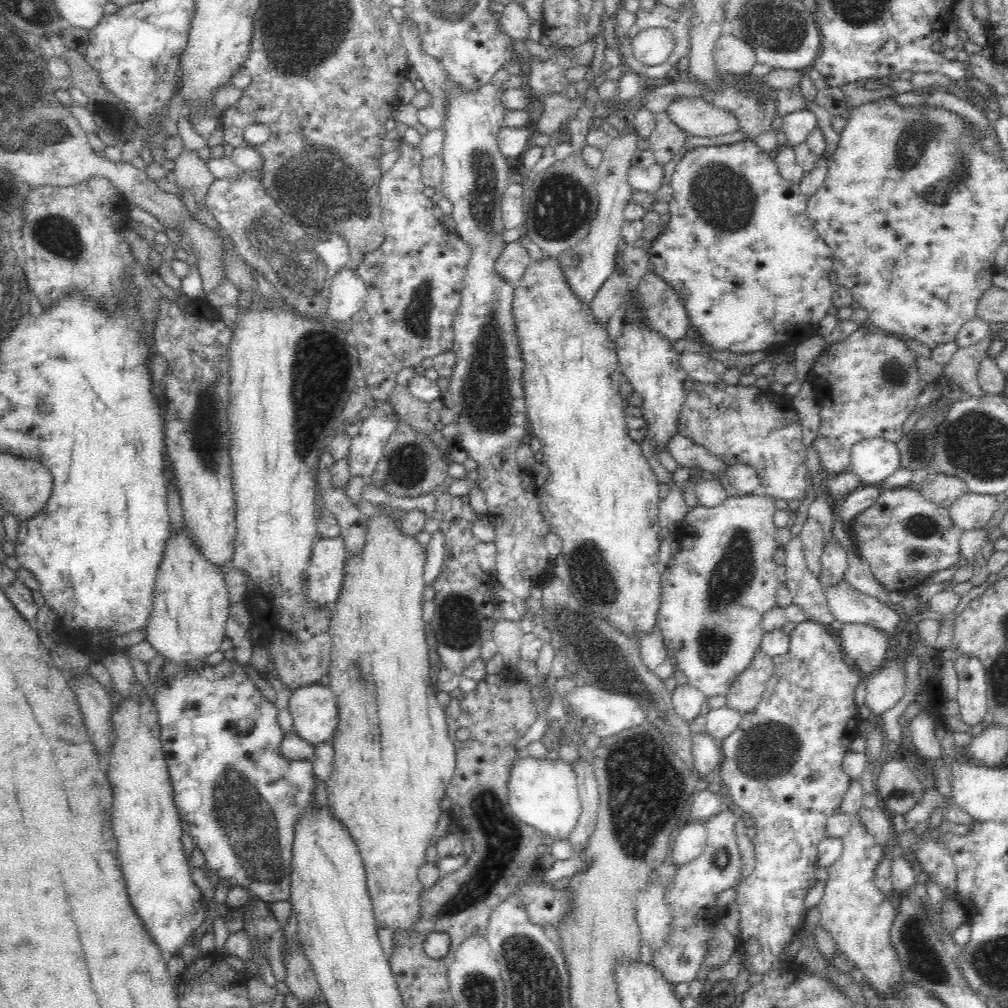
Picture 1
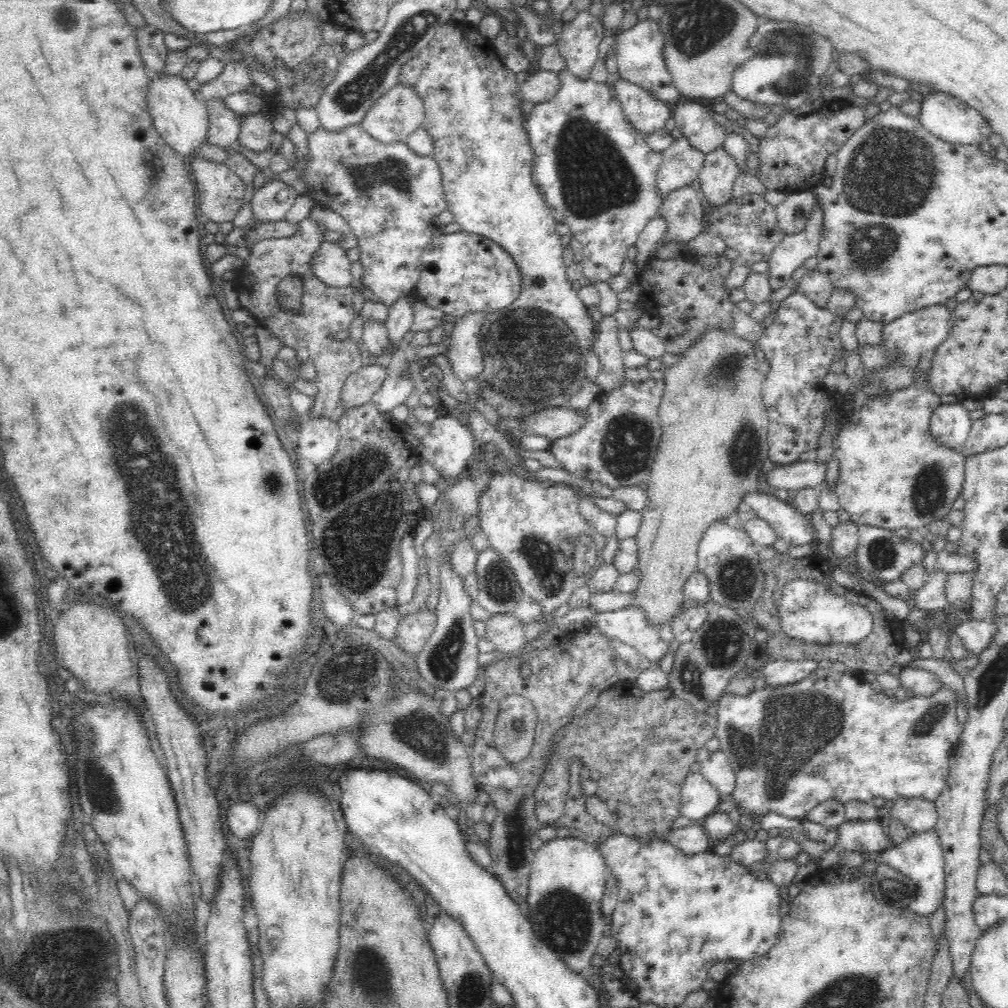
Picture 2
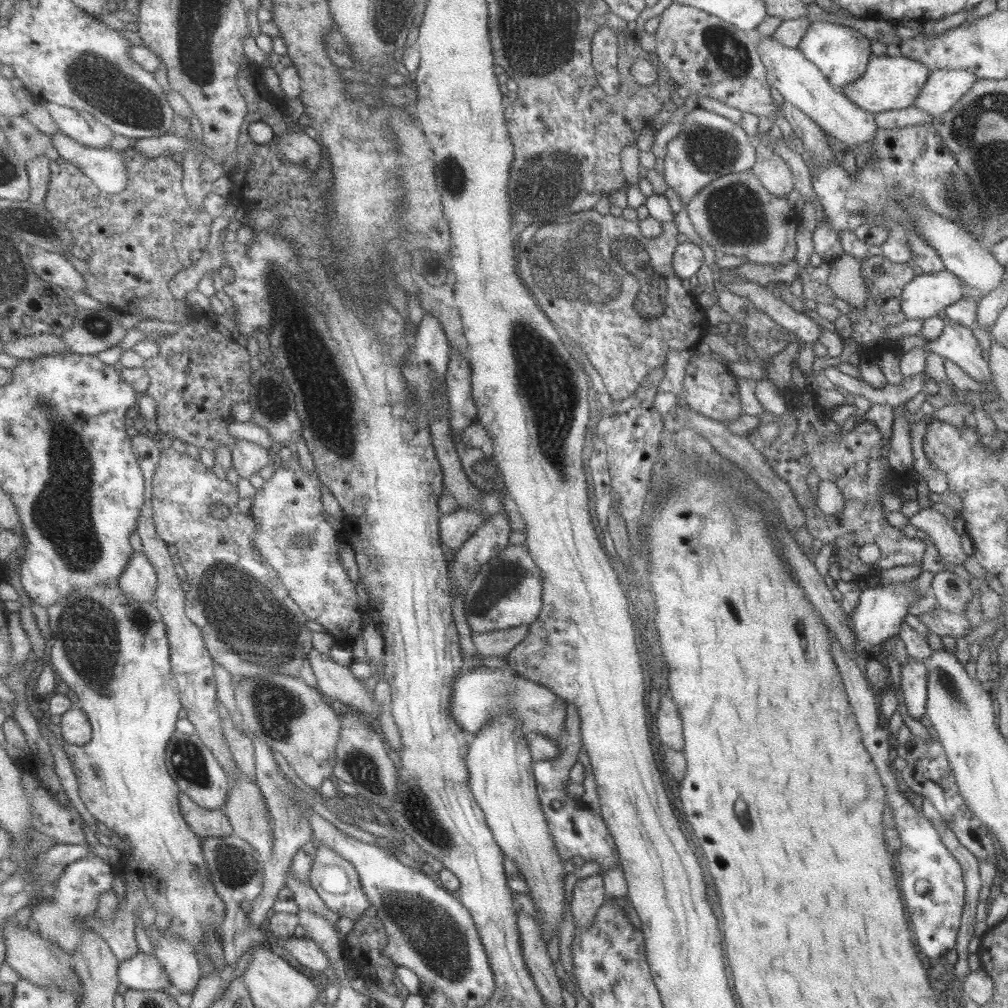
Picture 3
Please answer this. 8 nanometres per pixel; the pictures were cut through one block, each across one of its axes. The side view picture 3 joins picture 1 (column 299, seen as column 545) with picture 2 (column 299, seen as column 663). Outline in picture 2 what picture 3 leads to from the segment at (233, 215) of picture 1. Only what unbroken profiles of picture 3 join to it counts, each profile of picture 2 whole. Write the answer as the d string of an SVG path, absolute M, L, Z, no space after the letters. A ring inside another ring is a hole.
M301 220L299 227L287 237L268 238L260 240L250 246L251 255L246 259L247 266L237 270L231 275L235 280L234 289L240 300L241 308L248 311L257 321L259 327L271 330L284 346L290 346L296 350L297 358L291 361L289 368L296 371L302 363L312 362L316 366L317 376L315 382L318 392L313 397L313 404L304 419L327 418L332 422L337 420L346 412L340 402L341 388L344 386L348 375L363 368L361 360L361 349L357 341L332 340L330 335L337 332L347 332L351 328L356 316L353 310L354 290L350 287L330 287L320 282L308 268L308 261L322 242L320 231L326 231L317 227L314 221Z

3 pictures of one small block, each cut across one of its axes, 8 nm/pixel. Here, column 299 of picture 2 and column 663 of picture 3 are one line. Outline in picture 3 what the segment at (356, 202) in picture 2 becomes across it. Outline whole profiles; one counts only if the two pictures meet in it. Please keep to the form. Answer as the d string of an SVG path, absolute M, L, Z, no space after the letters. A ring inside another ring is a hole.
M697 97L697 107L683 116L681 130L666 144L663 159L663 180L679 197L682 208L701 188L715 178L731 172L750 170L755 164L756 150L741 129L741 111L715 99Z

